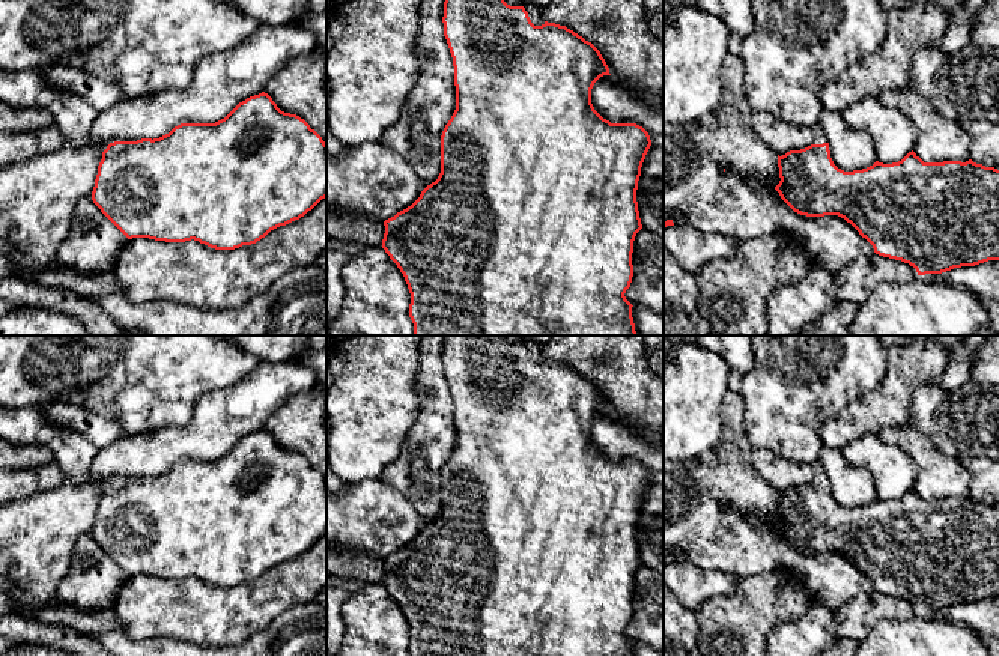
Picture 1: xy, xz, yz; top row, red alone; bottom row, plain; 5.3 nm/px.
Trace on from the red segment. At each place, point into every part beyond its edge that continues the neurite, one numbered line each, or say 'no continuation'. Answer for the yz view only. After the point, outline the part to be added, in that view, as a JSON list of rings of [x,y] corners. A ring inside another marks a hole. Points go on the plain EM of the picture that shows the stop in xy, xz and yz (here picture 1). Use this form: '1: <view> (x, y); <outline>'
1: yz (819, 473); [[[815,462],[812,466],[814,466],[812,481],[827,480],[826,471],[823,469],[823,466],[818,462]]]

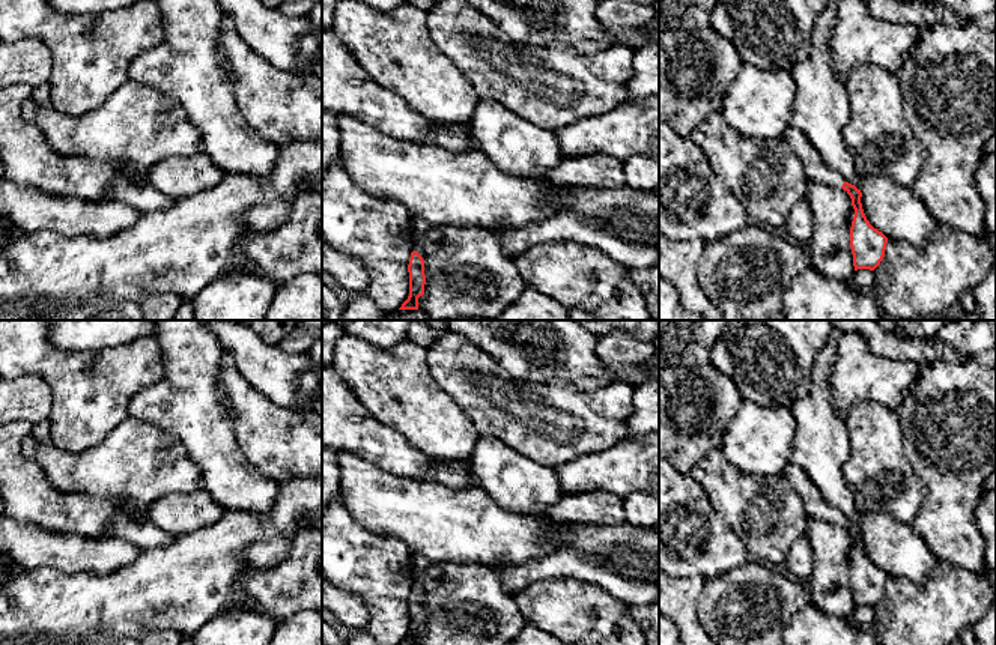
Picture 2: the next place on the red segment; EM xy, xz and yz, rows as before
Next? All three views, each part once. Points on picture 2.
1: yz (813, 501); [[[787,463],[782,475],[788,480],[791,487],[800,496],[805,511],[809,517],[826,520],[843,526],[846,516],[838,508],[827,504],[820,490],[812,484],[808,474],[805,474],[797,465]]]

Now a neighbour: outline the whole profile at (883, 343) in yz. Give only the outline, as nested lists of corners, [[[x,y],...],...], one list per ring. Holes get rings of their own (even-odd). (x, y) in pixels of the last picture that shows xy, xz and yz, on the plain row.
[[[827,320],[843,334],[861,334],[870,350],[877,356],[886,356],[897,361],[912,361],[916,364],[931,364],[934,361],[948,361],[966,364],[972,356],[958,353],[954,347],[933,340],[898,337],[885,331],[874,320]]]

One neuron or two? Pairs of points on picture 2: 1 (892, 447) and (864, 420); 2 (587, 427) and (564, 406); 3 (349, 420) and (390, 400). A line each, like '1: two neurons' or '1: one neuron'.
1: one neuron
2: one neuron
3: two neurons

